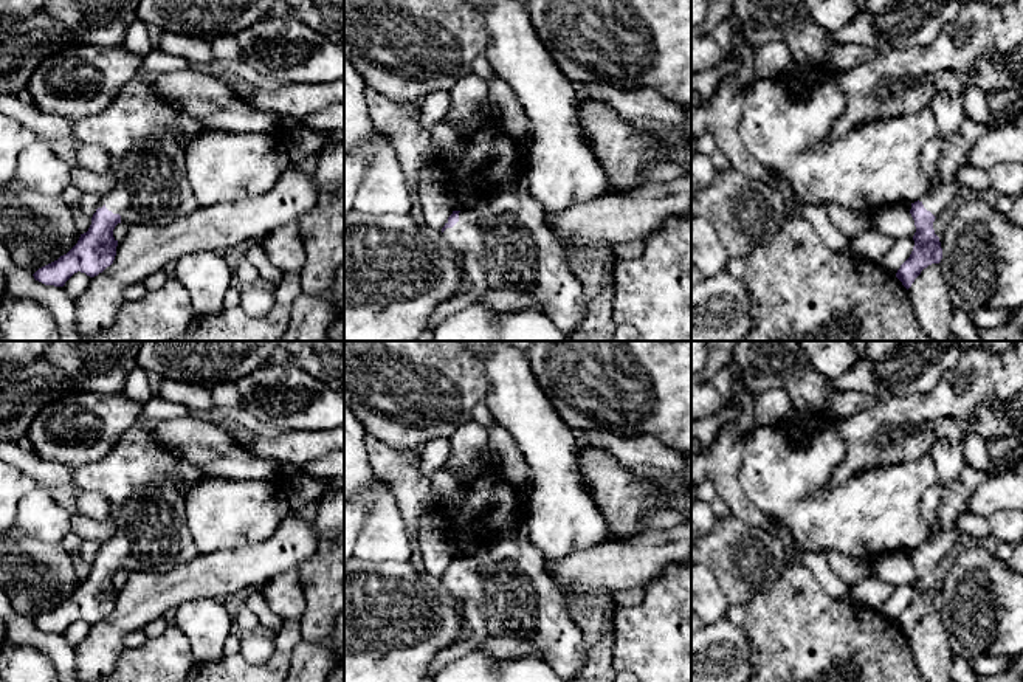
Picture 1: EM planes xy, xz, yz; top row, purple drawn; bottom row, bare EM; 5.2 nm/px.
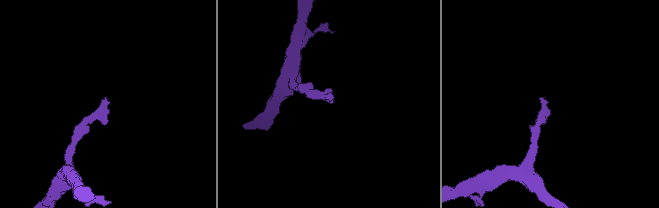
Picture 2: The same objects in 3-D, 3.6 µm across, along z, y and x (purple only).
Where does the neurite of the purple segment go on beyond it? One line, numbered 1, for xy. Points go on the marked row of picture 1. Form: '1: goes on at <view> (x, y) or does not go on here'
1: goes on at xy (151, 186)

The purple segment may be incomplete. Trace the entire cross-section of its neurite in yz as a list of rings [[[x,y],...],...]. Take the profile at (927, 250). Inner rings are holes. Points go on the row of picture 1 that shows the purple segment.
[[[1023,93],[1017,96],[1014,104],[1001,116],[994,115],[990,122],[986,124],[966,118],[953,135],[942,138],[936,163],[939,184],[911,203],[910,209],[916,226],[913,236],[914,246],[910,257],[896,273],[896,277],[907,290],[924,268],[939,264],[942,259],[942,248],[939,237],[935,234],[933,222],[961,188],[956,170],[969,166],[967,157],[976,140],[995,127],[1008,126],[1009,121],[1023,121]]]

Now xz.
[[[525,172],[502,180],[473,209],[453,211],[442,232],[460,259],[467,254],[477,257],[488,288],[532,294],[549,321],[566,336],[583,322],[587,301],[581,281],[569,267],[566,248],[546,226],[542,206],[530,194]]]

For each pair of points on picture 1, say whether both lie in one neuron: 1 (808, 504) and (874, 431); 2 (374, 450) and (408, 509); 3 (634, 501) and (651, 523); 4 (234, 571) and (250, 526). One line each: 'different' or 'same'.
1: different
2: same
3: different
4: different

